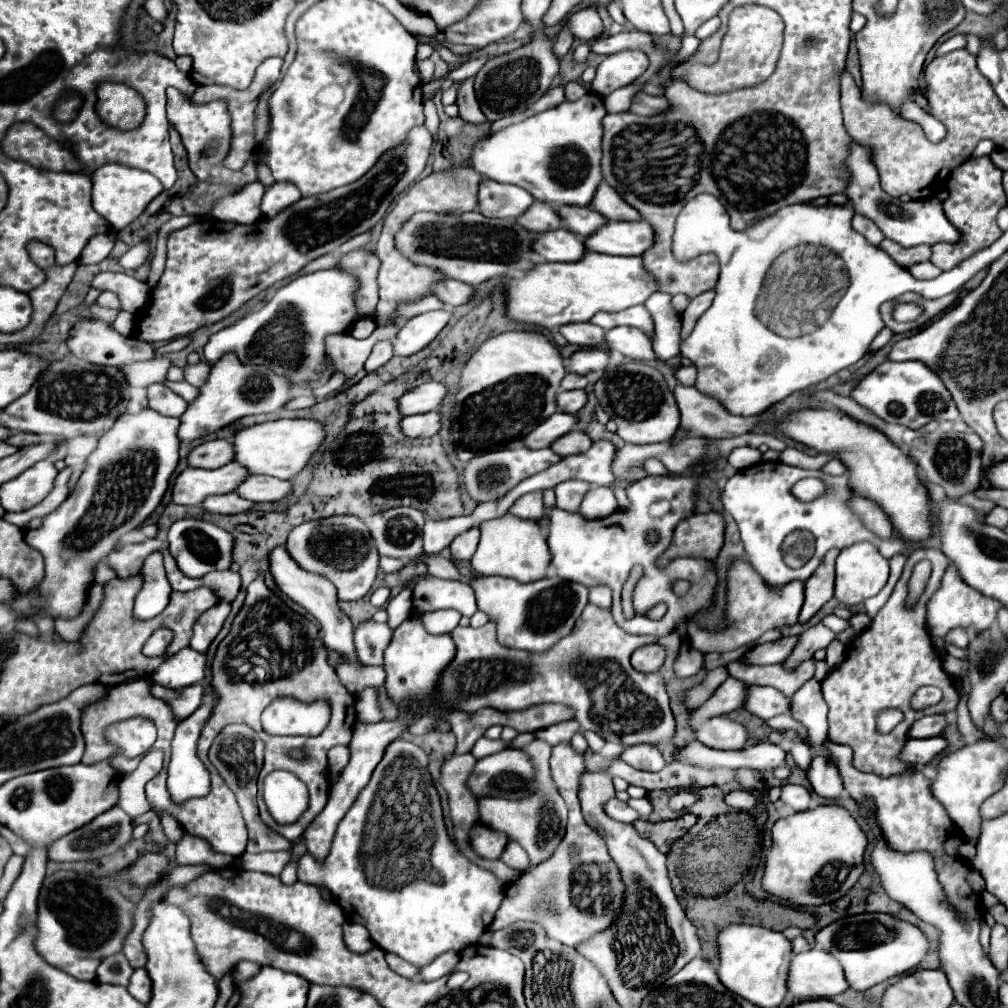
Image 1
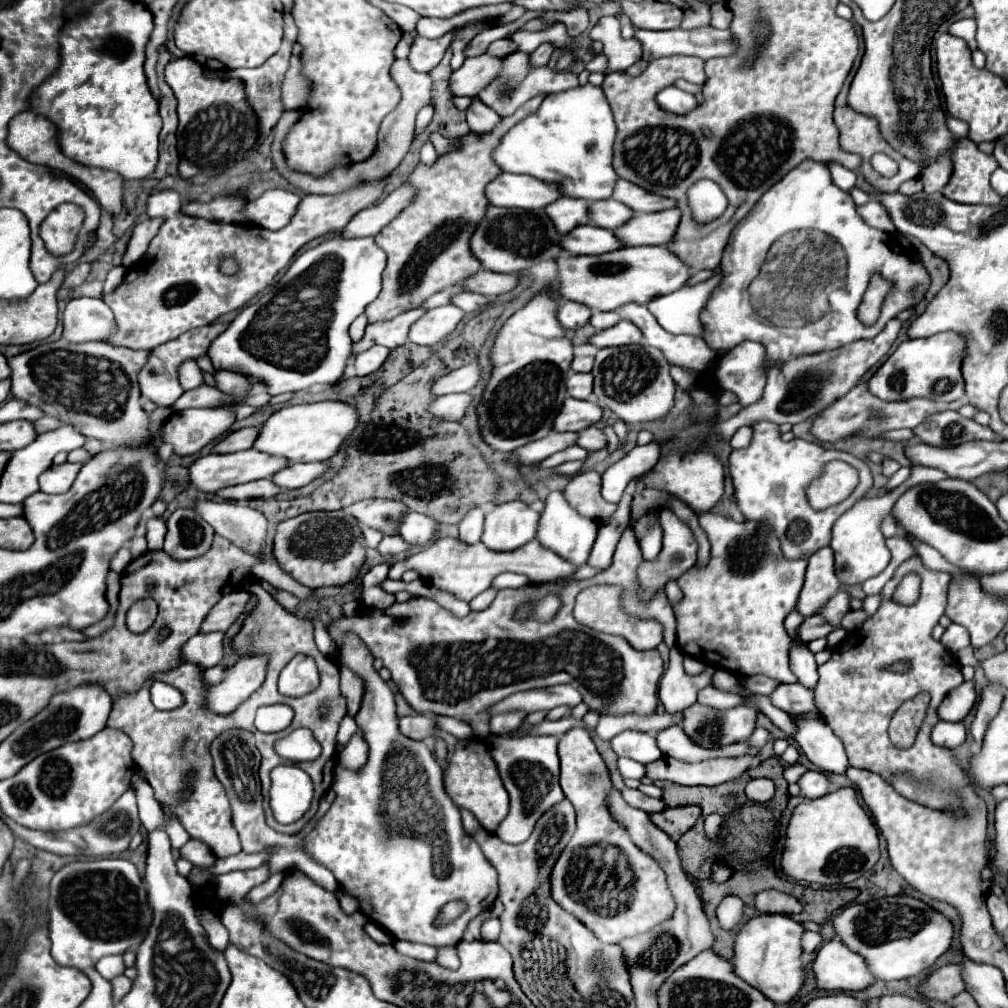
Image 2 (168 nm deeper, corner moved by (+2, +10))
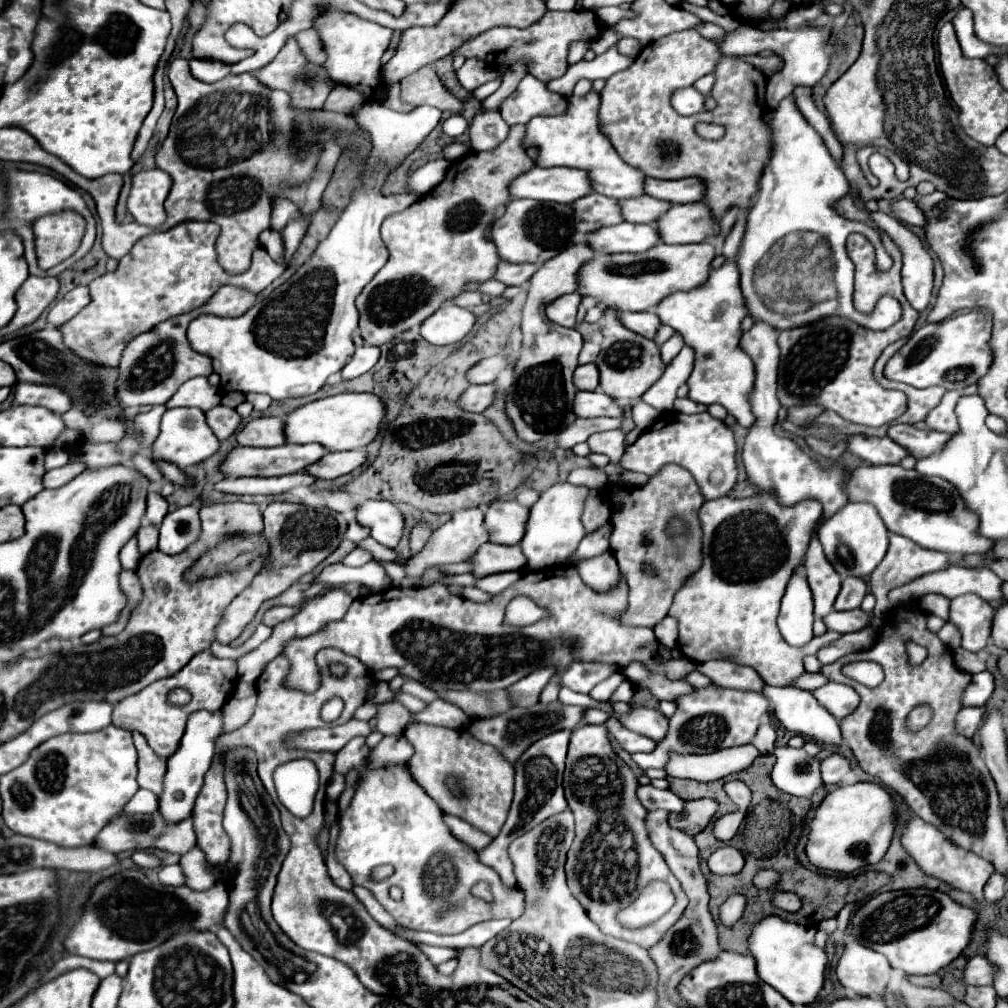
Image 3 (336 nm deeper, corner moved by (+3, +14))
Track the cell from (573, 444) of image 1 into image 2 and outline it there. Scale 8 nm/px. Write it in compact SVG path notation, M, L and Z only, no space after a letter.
M592 426L592 428L586 428L584 432L580 432L578 446L586 448L588 452L602 450L602 448L606 448L606 444L608 444L608 438L606 438L606 434L604 434L600 428L596 428L596 426Z

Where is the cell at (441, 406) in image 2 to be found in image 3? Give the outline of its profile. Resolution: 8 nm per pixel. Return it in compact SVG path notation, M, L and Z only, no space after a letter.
M469 386L461 396L459 396L459 408L467 412L483 412L495 398L495 386Z

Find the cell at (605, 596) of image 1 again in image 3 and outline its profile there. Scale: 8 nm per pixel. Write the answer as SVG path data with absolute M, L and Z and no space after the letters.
M611 522L605 524L605 526L599 526L599 528L593 530L593 532L589 532L589 534L581 540L581 544L579 544L575 556L577 556L577 558L593 558L593 556L599 556L599 554L607 552L607 550L609 550L611 532L613 532L613 524L611 524Z

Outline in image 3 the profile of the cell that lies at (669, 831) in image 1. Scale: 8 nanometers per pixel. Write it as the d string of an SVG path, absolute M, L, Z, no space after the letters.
M709 798L685 802L685 808L679 814L675 812L669 814L669 826L693 836L709 824L709 820L715 816L715 810L717 810L717 802Z

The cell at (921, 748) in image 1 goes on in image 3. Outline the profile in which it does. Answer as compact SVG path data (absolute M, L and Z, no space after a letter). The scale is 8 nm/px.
M963 708L955 718L955 728L961 736L973 738L977 728L981 726L981 718L983 718L983 708Z

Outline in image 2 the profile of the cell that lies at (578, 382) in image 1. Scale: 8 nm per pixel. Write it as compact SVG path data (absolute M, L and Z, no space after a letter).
M576 356L572 362L574 372L590 372L594 366L594 356Z

